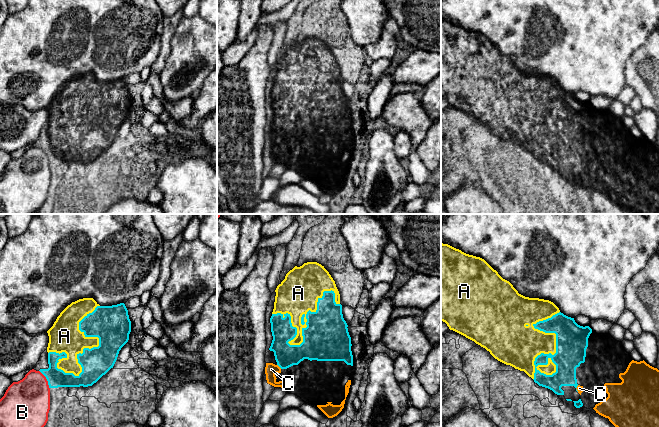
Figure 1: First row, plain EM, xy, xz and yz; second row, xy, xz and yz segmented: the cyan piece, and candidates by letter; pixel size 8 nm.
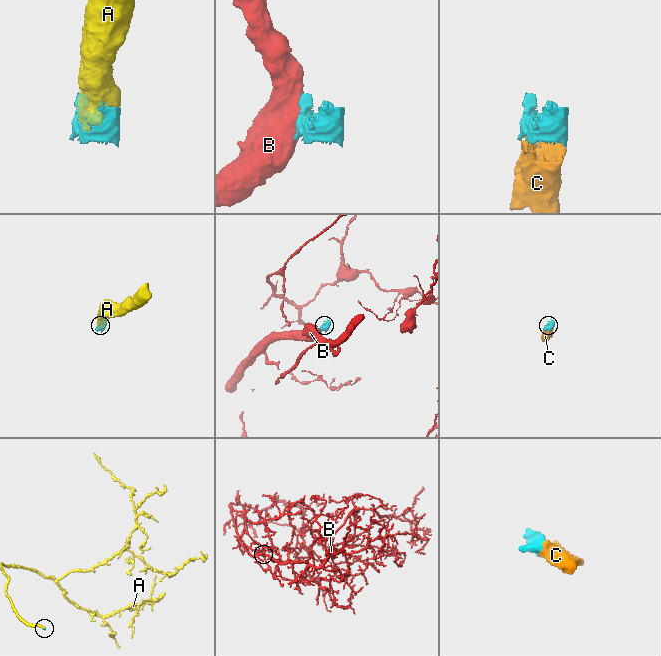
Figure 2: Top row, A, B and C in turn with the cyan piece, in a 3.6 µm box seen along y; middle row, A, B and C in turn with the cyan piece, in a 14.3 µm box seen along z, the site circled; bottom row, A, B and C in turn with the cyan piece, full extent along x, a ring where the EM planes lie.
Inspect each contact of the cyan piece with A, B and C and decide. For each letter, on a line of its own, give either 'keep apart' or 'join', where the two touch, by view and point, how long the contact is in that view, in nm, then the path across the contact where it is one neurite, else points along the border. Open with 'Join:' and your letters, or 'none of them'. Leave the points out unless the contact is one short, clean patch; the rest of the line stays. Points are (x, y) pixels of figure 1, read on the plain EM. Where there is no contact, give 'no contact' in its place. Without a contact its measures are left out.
Join: A, C
A: join; contact xz (306, 91); length 550 nm
B: keep apart; contact xy (46, 154); length 170 nm
C: join; contact xz (279, 142); length 50 nm

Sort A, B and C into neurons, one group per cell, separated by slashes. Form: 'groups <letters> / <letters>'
groups A C / B

